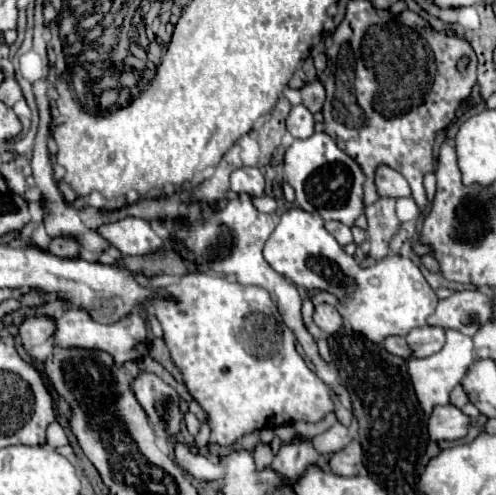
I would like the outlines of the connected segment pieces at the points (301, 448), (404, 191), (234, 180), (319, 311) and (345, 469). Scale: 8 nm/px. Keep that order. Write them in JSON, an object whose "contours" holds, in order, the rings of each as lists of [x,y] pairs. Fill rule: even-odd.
{"contours":[[[[297,440],[293,444],[281,446],[279,454],[271,464],[271,470],[275,470],[283,478],[299,478],[317,460],[319,460],[319,454],[313,448],[311,440]]],[[[389,166],[375,168],[375,188],[377,188],[379,196],[391,196],[391,198],[411,196],[411,188],[409,188],[407,180]]],[[[239,168],[231,174],[231,190],[245,192],[249,196],[263,196],[265,180],[259,168]]],[[[319,304],[315,306],[315,312],[313,312],[313,320],[315,324],[321,328],[321,332],[325,332],[327,336],[335,334],[339,328],[341,328],[341,314],[337,312],[335,306],[329,306],[329,304]]],[[[353,440],[343,450],[335,452],[331,456],[331,460],[329,460],[329,468],[331,468],[333,474],[339,474],[339,476],[359,476],[359,474],[365,474],[361,444],[357,440]]]]}

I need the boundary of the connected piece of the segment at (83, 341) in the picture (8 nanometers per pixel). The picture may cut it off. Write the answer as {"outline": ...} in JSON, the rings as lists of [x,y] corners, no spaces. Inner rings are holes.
{"outline":[[[73,308],[65,312],[61,318],[57,318],[57,330],[55,330],[55,346],[61,348],[93,348],[109,352],[117,364],[123,364],[127,360],[139,360],[149,352],[147,346],[147,326],[145,320],[139,314],[131,314],[115,324],[97,324],[93,322],[87,312]]]}

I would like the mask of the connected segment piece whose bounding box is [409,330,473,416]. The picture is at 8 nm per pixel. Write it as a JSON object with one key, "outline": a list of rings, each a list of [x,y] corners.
{"outline":[[[445,330],[445,346],[429,356],[429,358],[411,358],[409,360],[409,376],[415,386],[415,394],[423,412],[431,416],[433,408],[439,404],[449,404],[449,392],[465,378],[469,366],[473,364],[473,340],[459,330]]]}

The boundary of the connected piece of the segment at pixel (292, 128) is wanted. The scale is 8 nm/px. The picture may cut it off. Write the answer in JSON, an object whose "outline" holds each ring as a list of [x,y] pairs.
{"outline":[[[293,106],[287,116],[287,130],[293,138],[309,138],[313,134],[313,114],[303,106]]]}

